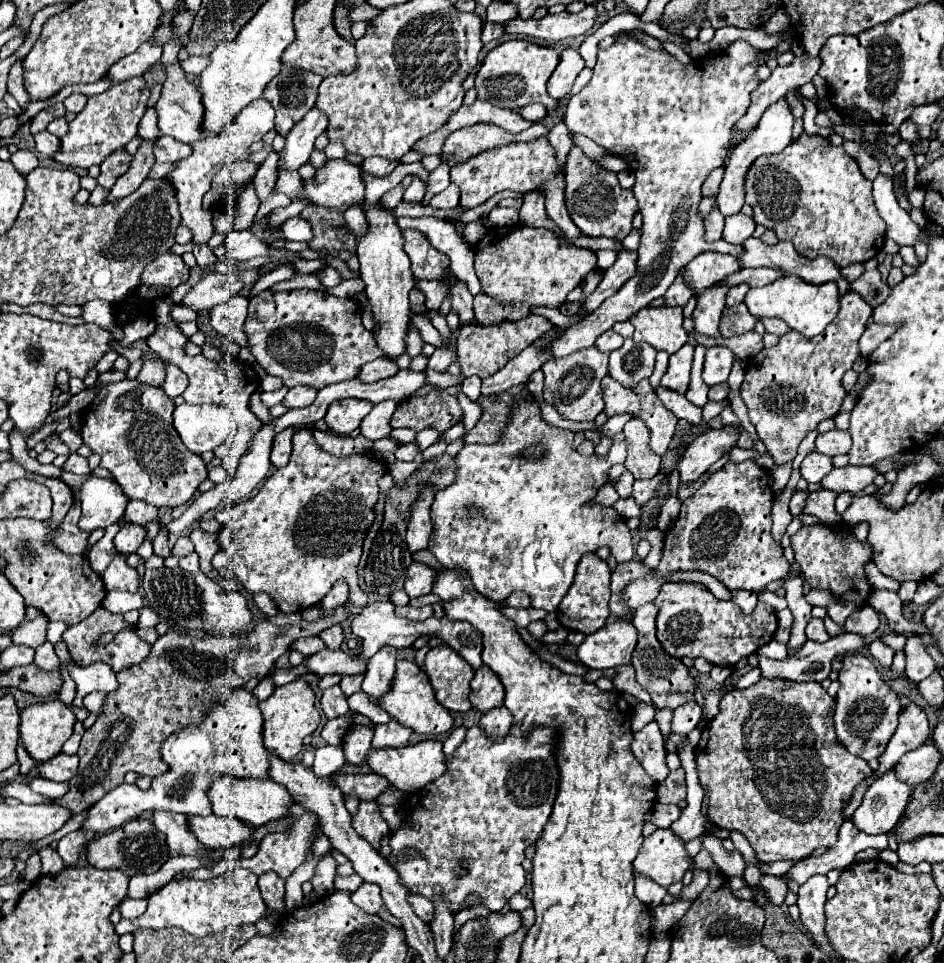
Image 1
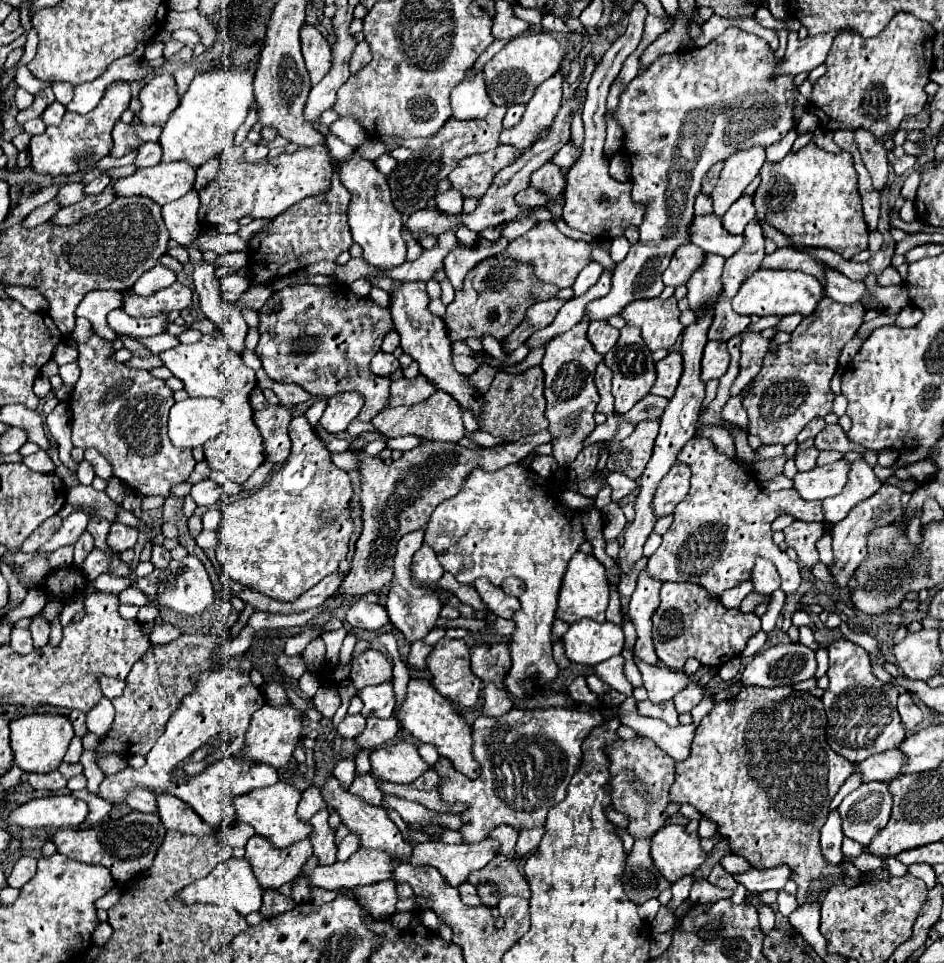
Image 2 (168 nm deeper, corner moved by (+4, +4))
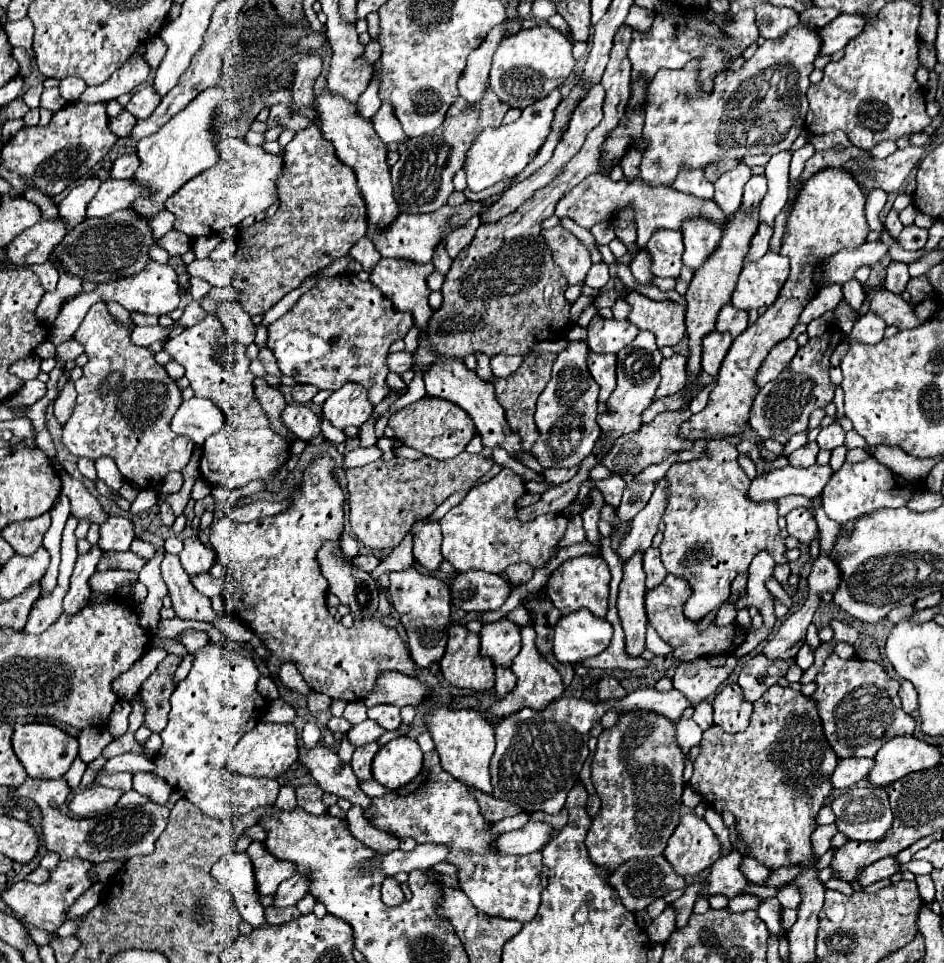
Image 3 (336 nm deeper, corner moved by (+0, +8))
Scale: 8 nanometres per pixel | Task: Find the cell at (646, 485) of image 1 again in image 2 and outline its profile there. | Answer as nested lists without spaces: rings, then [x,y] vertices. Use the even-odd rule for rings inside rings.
[[[611,472],[607,476],[607,482],[613,488],[613,502],[619,502],[623,496],[633,494],[637,490],[637,480],[631,480],[629,476],[623,476],[621,472]]]

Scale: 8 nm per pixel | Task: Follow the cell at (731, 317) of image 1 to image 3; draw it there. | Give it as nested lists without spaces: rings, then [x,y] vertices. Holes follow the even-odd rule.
[[[731,304],[721,308],[721,312],[715,320],[715,330],[729,332],[733,338],[737,338],[745,328],[747,328],[747,312],[745,310],[737,310]]]

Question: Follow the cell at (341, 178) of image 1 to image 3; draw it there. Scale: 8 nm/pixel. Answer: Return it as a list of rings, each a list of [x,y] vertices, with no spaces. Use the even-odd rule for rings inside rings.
[[[227,138],[217,144],[217,164],[199,176],[191,178],[171,200],[167,210],[175,214],[173,230],[187,234],[189,238],[209,236],[209,230],[219,234],[227,226],[239,226],[247,216],[265,212],[277,198],[277,178],[283,170],[281,156],[271,156],[261,146],[251,146],[239,138]]]

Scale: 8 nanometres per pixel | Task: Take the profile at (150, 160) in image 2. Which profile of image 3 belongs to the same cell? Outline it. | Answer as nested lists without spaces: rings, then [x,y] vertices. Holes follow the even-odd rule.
[[[135,152],[123,154],[115,160],[109,178],[113,180],[121,180],[121,178],[131,178],[135,174],[135,168],[139,168],[139,160],[135,160]]]

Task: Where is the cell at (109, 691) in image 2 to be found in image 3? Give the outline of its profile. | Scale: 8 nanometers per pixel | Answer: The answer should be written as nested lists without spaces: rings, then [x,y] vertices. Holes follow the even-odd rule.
[[[150,647],[141,660],[137,660],[127,672],[123,672],[119,678],[113,680],[113,690],[117,692],[117,696],[129,700],[141,688],[141,684],[151,676],[151,672],[157,668],[157,664],[165,656],[167,656],[167,650]]]

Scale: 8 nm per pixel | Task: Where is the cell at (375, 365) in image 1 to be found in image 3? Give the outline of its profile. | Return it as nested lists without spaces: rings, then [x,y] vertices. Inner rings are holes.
[[[395,352],[395,354],[389,354],[387,364],[389,364],[389,370],[391,372],[397,372],[397,374],[407,372],[413,366],[413,354],[411,352]]]

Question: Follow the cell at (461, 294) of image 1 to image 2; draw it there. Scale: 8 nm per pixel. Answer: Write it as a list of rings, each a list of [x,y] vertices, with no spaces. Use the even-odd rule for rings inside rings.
[[[499,238],[497,242],[489,242],[483,240],[479,244],[479,248],[465,248],[465,246],[457,246],[447,258],[445,258],[445,274],[451,280],[455,290],[463,290],[463,282],[465,276],[471,268],[475,268],[481,260],[491,258],[495,254],[499,254],[509,242],[505,238]]]

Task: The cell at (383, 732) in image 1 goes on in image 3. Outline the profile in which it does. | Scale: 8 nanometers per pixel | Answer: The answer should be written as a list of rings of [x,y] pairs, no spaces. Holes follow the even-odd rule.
[[[365,720],[365,722],[361,722],[361,724],[351,726],[351,730],[347,732],[347,740],[349,740],[353,746],[363,746],[363,744],[369,744],[371,740],[379,740],[383,732],[385,732],[385,730],[379,728],[379,724],[375,724],[373,720]]]

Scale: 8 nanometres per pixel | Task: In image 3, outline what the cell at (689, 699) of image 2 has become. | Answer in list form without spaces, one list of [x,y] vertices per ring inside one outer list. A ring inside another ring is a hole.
[[[697,658],[691,662],[683,662],[673,678],[673,686],[683,692],[693,706],[697,706],[701,700],[705,700],[709,694],[713,694],[719,684],[725,682],[729,676],[729,668],[713,668],[705,658]]]

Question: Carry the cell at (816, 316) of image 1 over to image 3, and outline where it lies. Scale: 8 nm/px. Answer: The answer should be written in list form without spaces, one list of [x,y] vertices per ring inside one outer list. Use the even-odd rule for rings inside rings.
[[[771,250],[759,262],[745,262],[731,304],[739,310],[771,306],[787,280],[787,272],[789,258]]]

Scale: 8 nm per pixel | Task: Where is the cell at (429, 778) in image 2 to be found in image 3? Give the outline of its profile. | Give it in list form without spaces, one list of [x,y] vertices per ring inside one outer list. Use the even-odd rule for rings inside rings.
[[[469,788],[469,790],[471,790],[471,794],[475,796],[475,800],[479,802],[479,808],[481,808],[483,816],[485,816],[489,822],[499,822],[499,820],[503,820],[503,818],[507,818],[507,816],[515,816],[515,814],[523,812],[523,808],[517,806],[517,804],[513,804],[513,802],[497,800],[497,798],[487,796],[487,794],[483,794],[483,792],[475,790],[475,788]]]

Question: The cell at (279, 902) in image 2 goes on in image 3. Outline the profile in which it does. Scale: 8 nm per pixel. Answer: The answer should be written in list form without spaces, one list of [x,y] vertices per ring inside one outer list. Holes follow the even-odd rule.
[[[291,906],[291,908],[265,908],[265,916],[271,926],[279,926],[279,924],[299,918],[301,912],[295,906]]]

